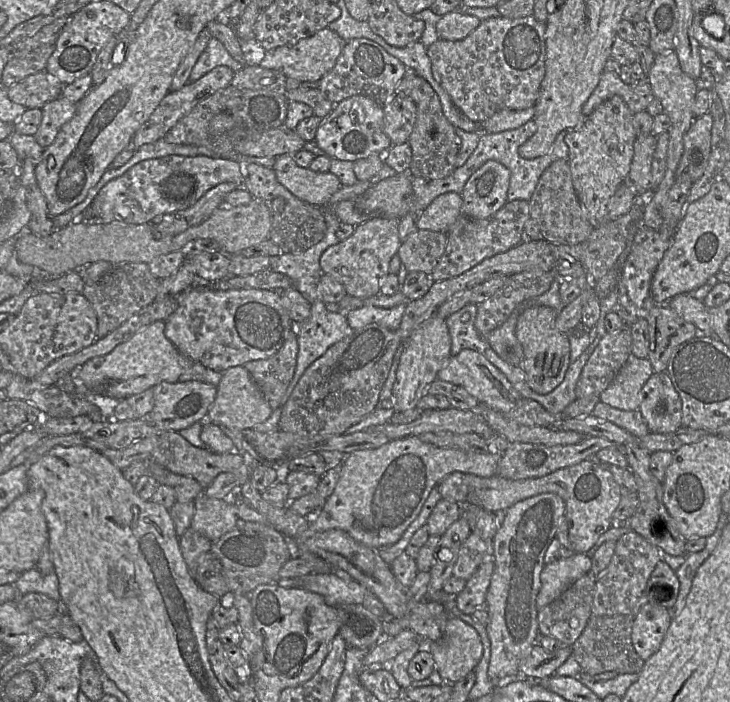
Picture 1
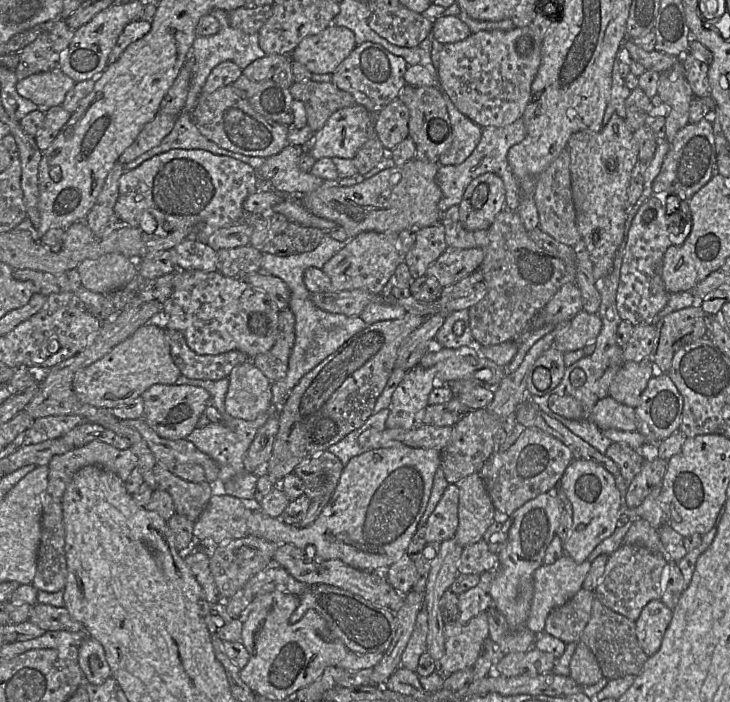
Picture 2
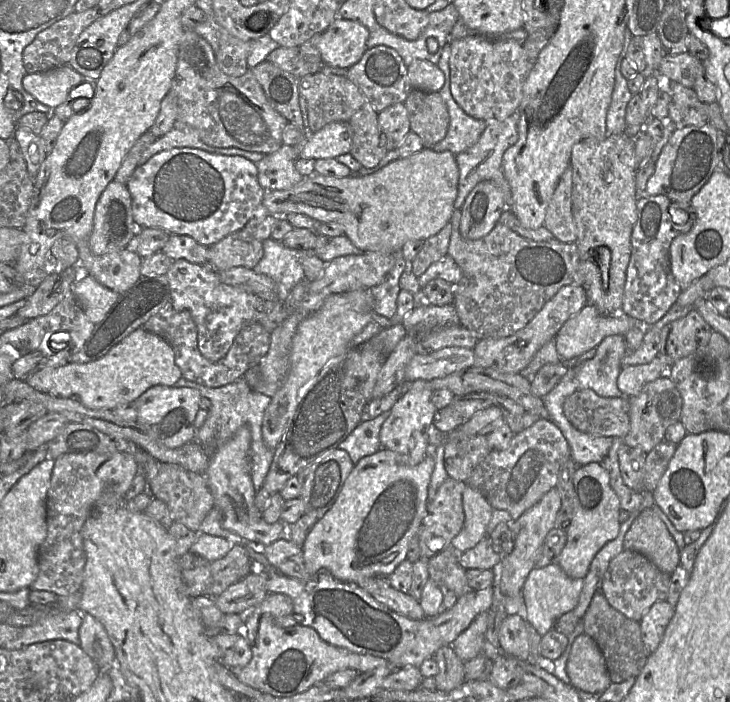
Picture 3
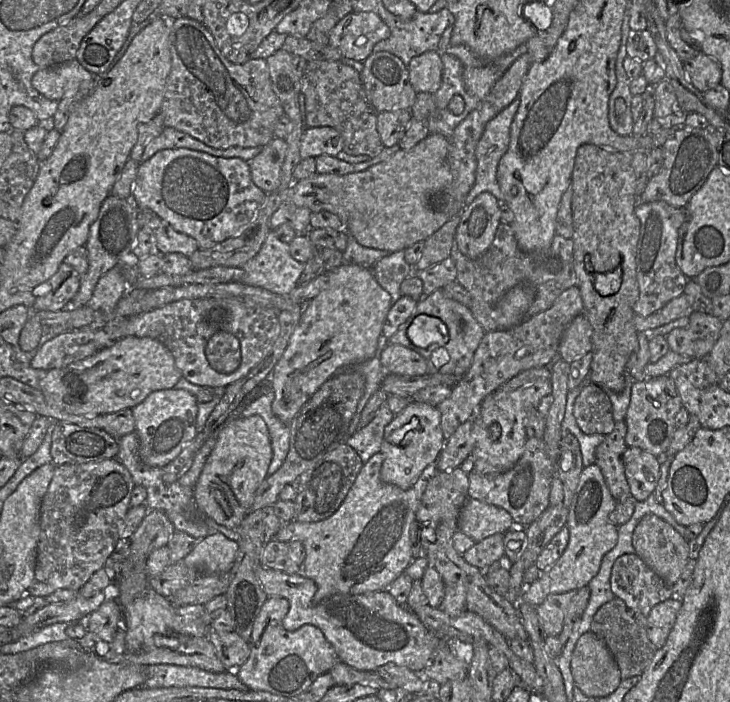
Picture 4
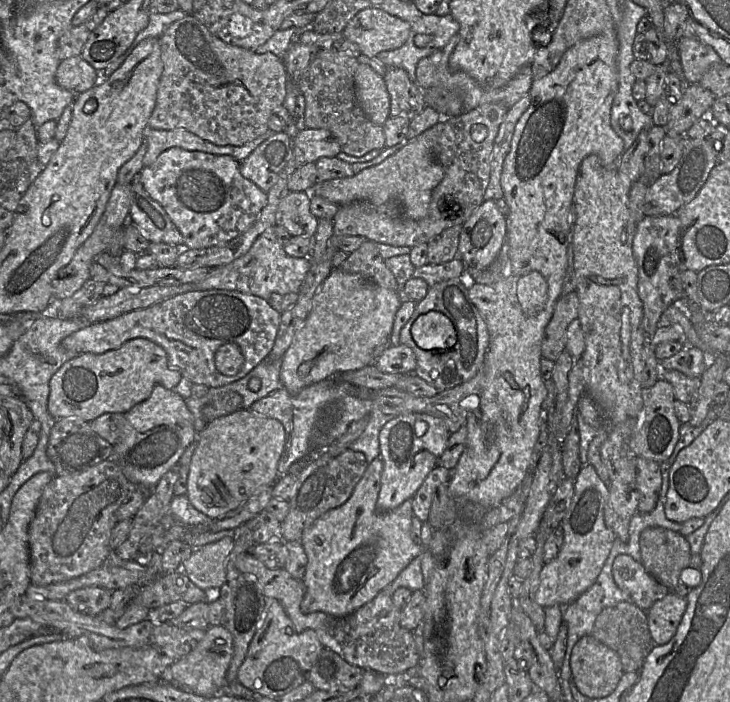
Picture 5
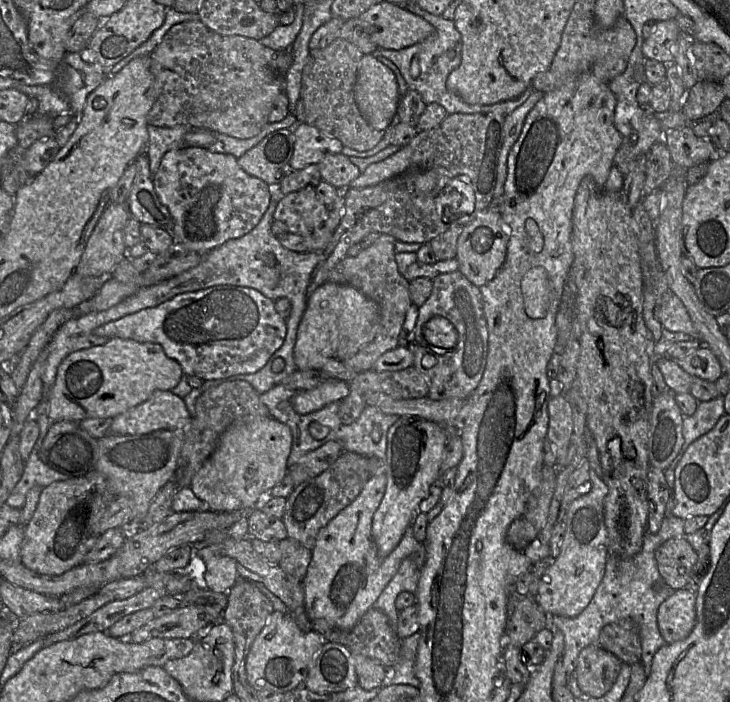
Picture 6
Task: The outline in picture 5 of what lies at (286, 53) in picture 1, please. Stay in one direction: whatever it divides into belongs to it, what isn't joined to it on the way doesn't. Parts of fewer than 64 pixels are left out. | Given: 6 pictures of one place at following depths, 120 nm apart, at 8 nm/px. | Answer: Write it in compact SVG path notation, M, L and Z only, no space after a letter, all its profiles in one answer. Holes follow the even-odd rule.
M377 6L360 10L345 26L343 36L356 44L361 54L376 57L379 52L401 47L409 37L410 24Z

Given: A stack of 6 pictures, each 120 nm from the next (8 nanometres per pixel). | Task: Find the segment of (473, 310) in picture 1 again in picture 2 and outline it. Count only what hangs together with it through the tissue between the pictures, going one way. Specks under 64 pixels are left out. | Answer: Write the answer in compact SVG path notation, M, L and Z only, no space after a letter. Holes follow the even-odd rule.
M467 309L451 312L446 315L443 325L437 331L434 339L434 347L457 349L462 346L477 346L469 325L469 313ZM457 321L464 322L462 334L453 332L453 326Z

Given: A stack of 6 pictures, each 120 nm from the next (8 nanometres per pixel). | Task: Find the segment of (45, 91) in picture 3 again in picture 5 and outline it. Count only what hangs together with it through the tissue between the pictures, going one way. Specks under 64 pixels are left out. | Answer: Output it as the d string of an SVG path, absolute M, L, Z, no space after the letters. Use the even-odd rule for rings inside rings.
M81 56L62 60L59 64L55 79L57 84L76 96L96 85L96 70Z

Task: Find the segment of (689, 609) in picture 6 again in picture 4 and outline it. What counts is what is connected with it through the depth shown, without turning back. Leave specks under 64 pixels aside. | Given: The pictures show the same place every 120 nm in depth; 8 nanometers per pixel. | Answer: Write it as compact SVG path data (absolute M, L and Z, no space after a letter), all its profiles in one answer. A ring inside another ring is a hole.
M669 598L651 609L647 616L646 631L656 649L665 645L681 606L681 601Z

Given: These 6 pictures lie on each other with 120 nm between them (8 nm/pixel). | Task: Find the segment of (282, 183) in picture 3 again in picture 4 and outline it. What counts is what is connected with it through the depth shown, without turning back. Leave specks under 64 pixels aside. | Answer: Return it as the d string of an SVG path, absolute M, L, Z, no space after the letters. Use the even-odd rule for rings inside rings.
M274 137L248 162L252 181L265 193L272 193L279 187L287 149L286 140Z

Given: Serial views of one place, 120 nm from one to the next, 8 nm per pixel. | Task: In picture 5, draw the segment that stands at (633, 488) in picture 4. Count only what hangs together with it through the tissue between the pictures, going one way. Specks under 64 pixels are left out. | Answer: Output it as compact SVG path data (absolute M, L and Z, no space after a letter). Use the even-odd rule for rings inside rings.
M634 457L636 483L640 493L638 510L649 513L656 507L662 486L660 464L642 457Z

